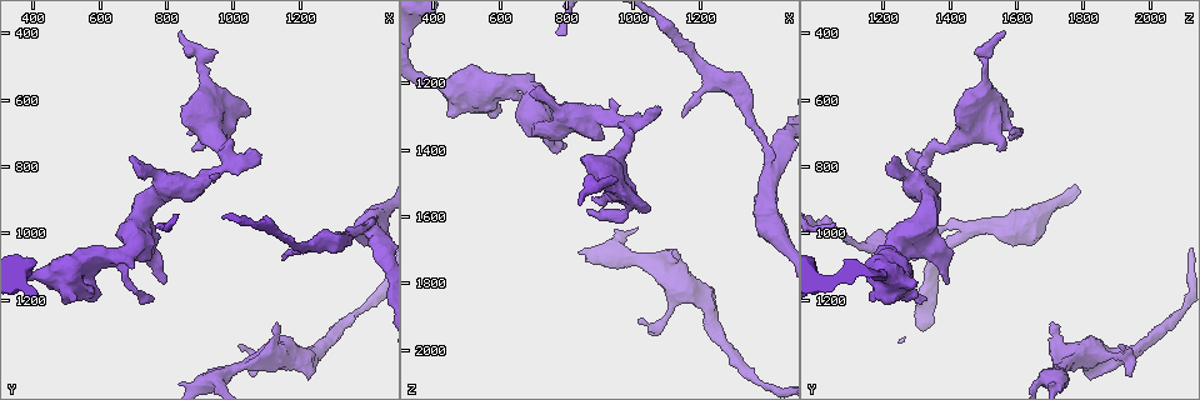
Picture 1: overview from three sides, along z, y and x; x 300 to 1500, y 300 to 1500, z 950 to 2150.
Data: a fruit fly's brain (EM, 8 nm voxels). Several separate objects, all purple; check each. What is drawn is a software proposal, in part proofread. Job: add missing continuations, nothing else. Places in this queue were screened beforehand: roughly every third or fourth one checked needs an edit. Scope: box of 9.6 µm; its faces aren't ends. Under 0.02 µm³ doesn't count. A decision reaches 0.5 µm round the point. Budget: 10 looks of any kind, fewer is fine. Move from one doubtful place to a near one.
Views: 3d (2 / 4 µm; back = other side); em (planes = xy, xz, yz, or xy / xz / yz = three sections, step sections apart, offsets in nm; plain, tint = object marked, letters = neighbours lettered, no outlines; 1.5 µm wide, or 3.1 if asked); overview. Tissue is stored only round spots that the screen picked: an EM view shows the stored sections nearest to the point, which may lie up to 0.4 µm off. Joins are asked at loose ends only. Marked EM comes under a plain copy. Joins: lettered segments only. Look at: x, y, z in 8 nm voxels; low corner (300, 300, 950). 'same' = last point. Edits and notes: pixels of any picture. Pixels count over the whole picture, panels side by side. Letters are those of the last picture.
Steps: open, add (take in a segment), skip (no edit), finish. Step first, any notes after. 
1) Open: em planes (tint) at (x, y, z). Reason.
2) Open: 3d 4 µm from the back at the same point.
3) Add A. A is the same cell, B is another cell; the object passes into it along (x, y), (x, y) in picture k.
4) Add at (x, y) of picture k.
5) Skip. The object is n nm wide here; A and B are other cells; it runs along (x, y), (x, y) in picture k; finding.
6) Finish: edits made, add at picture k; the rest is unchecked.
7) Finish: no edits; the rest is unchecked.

Open: em planes (letters) at (1050, 640, 1580). Branch stops here.

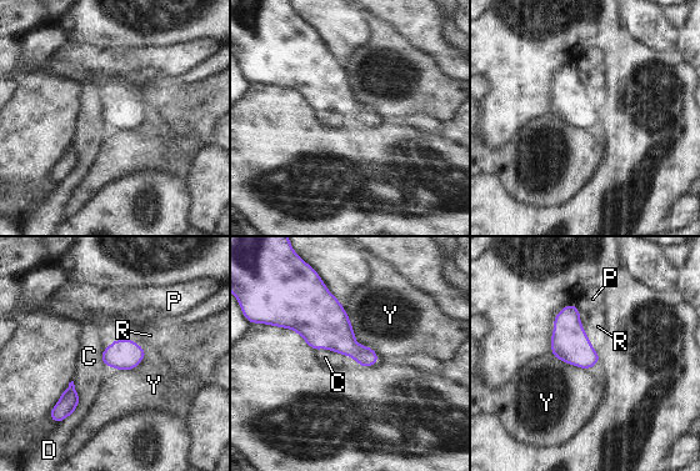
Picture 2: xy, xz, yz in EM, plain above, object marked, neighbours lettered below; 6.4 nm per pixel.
Skip. C, D, P, R and Y are other cells; a border runs along (340, 302), (354, 339), (379, 356) in picture 2; none of them fits.

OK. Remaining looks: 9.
Open: em xy step 8 (letters) at (1150, 1080, 1310). Tapers out.

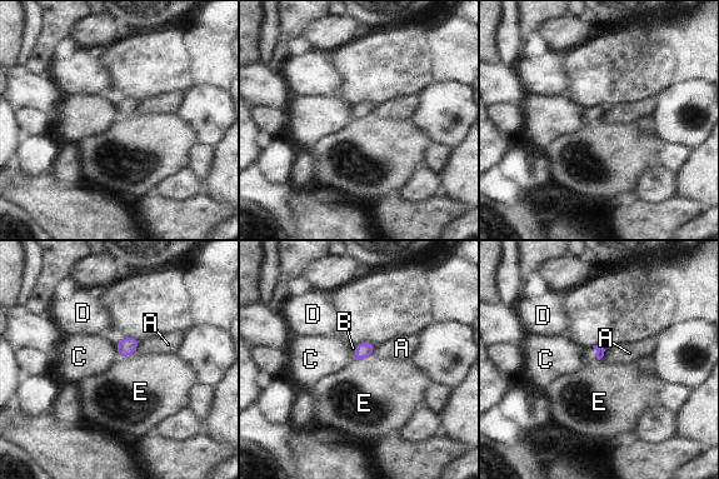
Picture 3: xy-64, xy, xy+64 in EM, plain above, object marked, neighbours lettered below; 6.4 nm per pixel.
Open: em planes (letters) at the same point. Cut it another way.

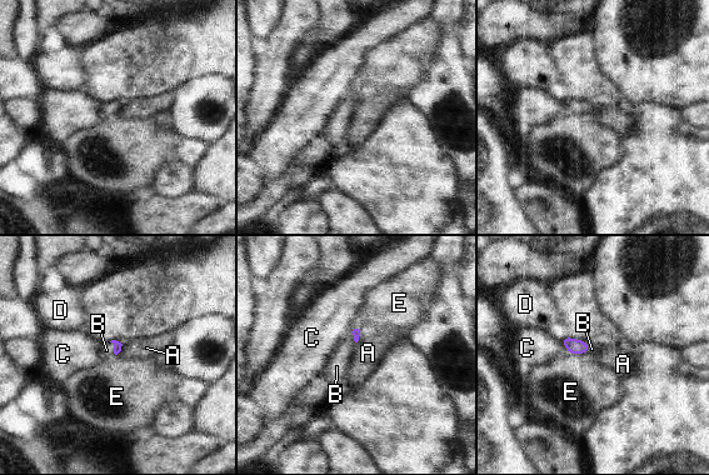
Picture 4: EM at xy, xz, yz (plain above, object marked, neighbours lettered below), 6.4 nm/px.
Add B. B is the same cell, A, C, D and E are other cells; the object passes into it along (118, 345), (114, 348), (106, 350) in picture 4; it goes on there.

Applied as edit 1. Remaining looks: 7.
Open: overview.

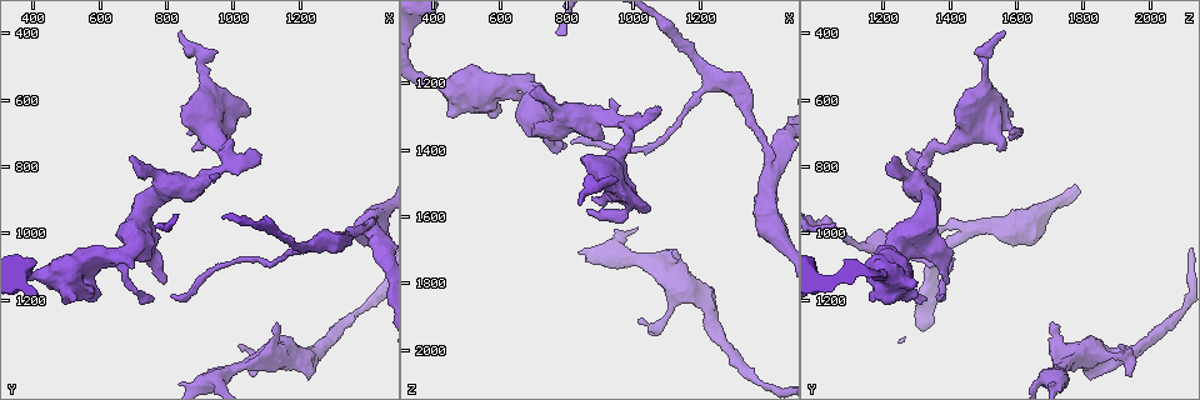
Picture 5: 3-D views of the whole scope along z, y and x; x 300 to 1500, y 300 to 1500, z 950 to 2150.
Open: 3d 2 µm from the back at (1090, 770, 1270). An open end.

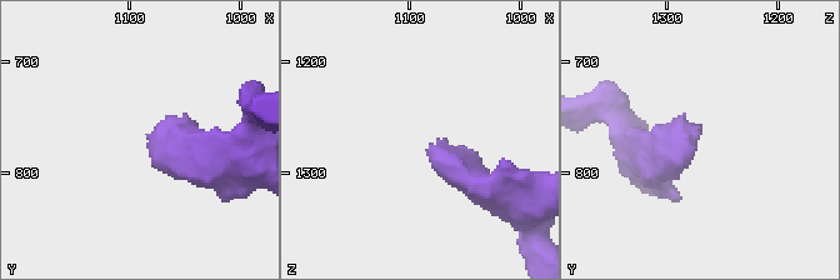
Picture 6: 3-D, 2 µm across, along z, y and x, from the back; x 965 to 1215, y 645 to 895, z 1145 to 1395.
Open: em planes (tint) at (1084, 766, 1278).

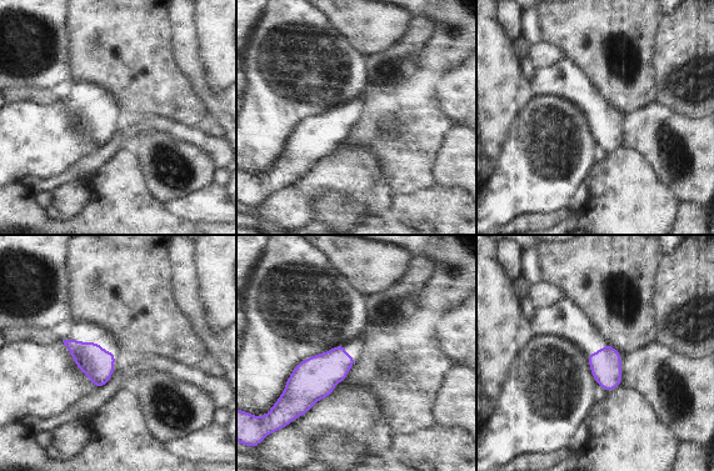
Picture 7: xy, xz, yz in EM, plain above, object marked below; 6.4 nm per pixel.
Open: em planes (letters) at the same point.

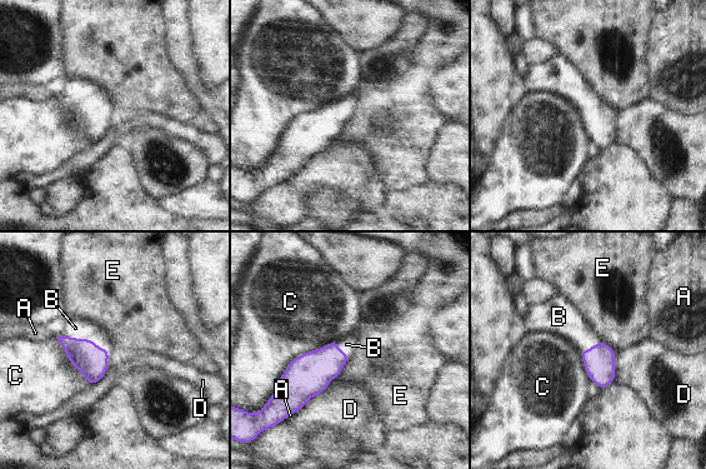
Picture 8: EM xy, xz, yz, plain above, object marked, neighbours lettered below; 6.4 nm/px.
Add B. B is the same cell, A, C, D and E are other cells; the object passes into it along (91, 360), (85, 339), (75, 328) in picture 8; the cell continues.

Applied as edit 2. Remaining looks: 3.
Finish: edits made, add at picture 4, add at picture 8; the rest is unchecked.

